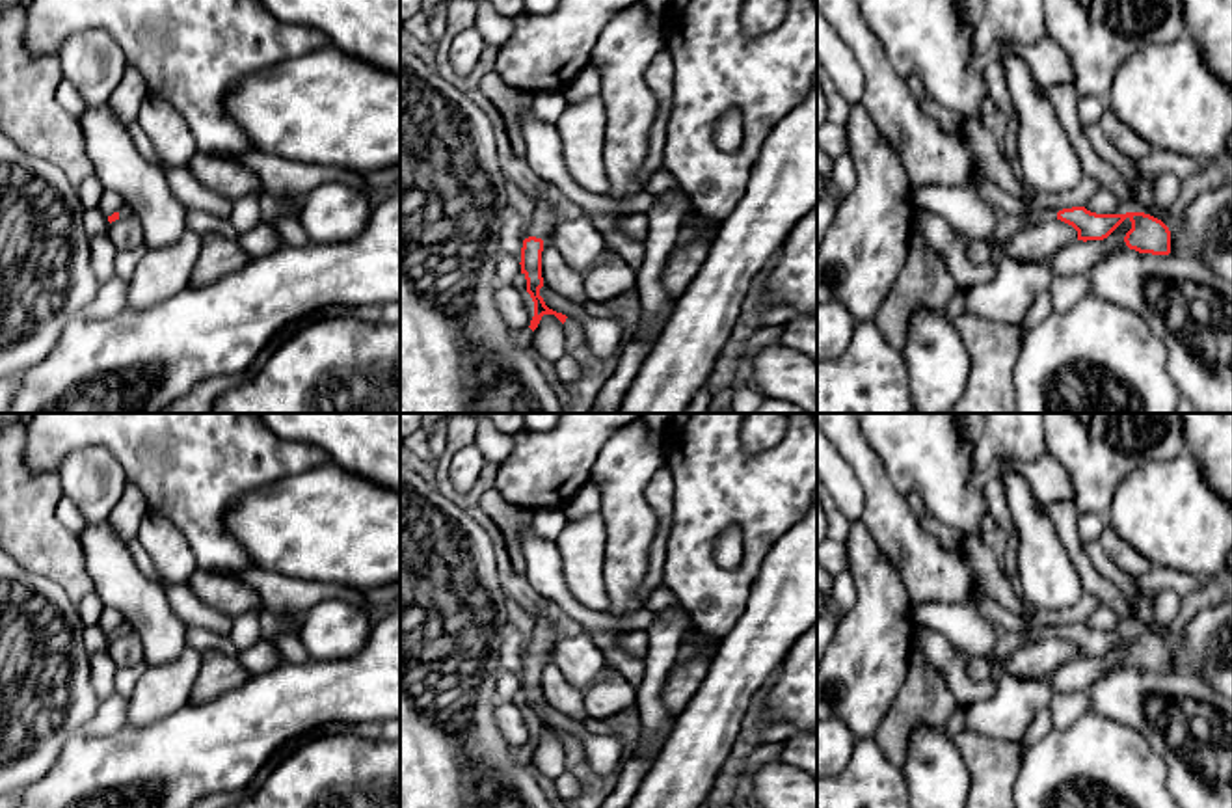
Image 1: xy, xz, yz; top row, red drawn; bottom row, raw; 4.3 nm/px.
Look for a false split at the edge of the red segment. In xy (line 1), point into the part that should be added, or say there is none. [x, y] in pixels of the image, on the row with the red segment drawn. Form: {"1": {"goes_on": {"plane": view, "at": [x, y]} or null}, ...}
{"1": {"goes_on": {"plane": "xy", "at": [125, 209]}}}

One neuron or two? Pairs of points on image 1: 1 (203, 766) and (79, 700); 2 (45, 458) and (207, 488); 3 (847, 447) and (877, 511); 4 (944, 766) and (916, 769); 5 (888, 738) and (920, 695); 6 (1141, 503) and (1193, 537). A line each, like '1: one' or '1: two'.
1: two
2: one
3: one
4: one
5: one
6: one

